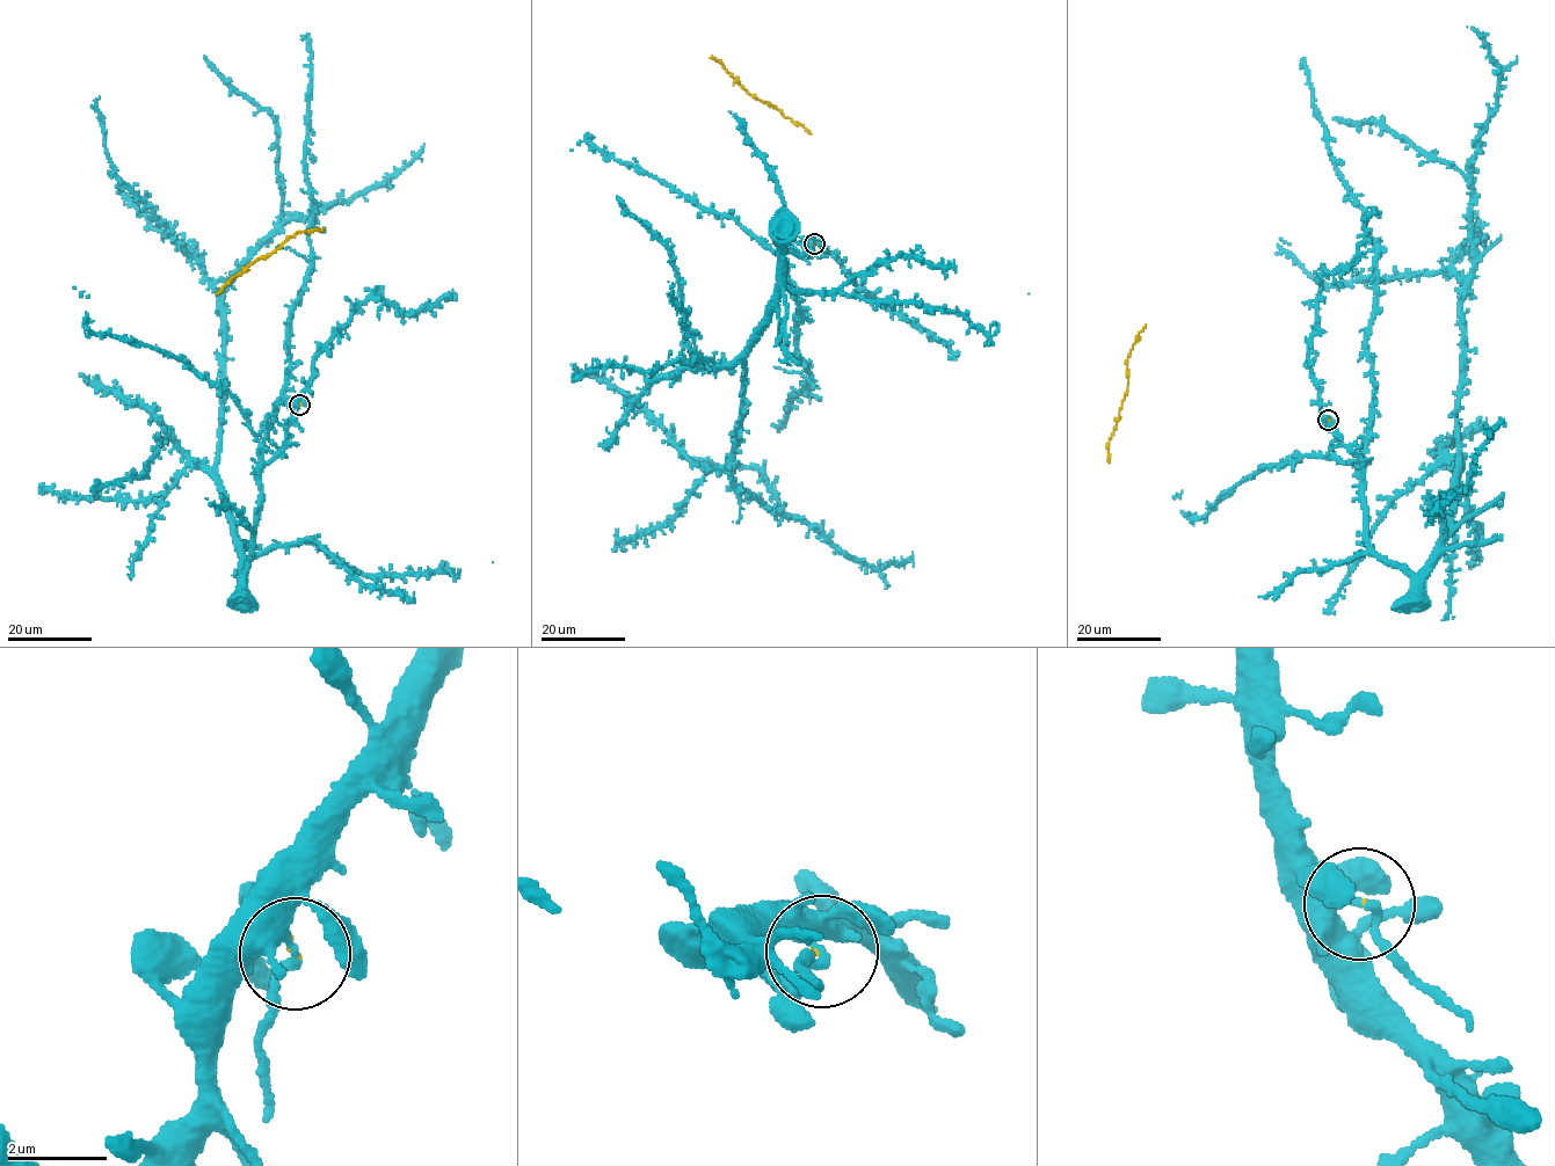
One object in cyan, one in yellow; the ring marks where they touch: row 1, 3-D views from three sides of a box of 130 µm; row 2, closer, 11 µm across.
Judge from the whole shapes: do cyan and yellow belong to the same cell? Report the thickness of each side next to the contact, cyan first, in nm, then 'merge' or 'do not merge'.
calibres 260 and 50 nm; do not merge

